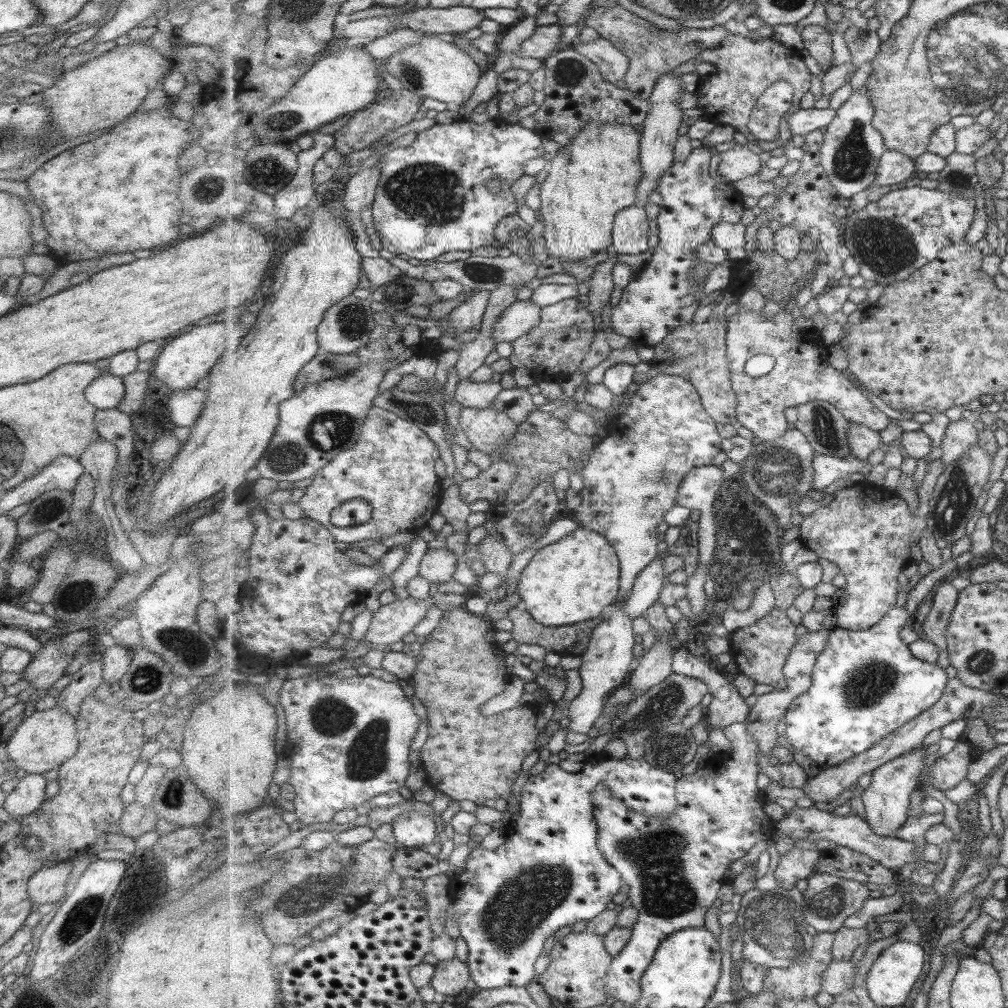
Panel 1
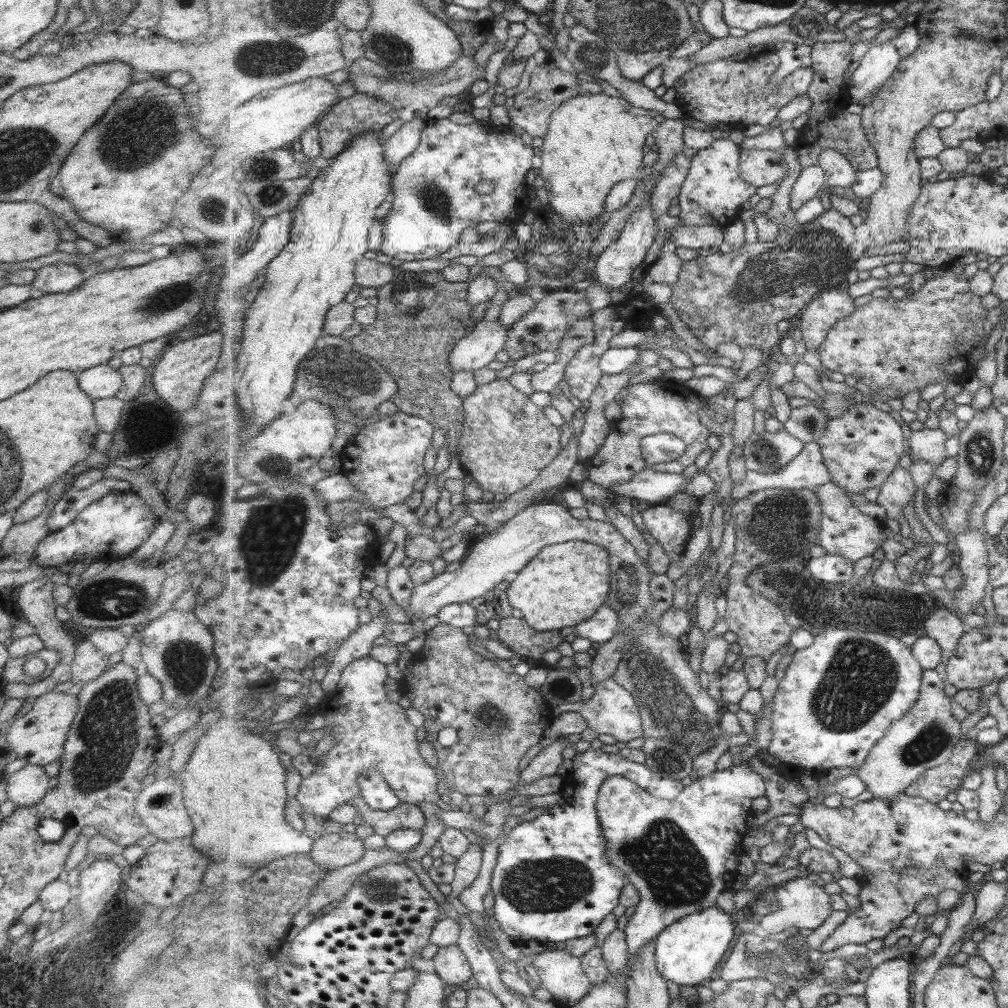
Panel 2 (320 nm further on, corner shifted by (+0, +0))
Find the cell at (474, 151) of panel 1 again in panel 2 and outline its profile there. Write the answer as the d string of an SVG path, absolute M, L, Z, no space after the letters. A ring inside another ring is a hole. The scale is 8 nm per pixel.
M449 118L429 121L417 151L407 157L394 173L392 190L396 199L392 202L391 210L382 220L384 243L380 253L405 262L437 258L449 248L459 244L467 228L473 228L487 221L509 224L511 216L513 222L522 221L532 201L529 198L529 181L534 173L533 156L535 150L532 146L527 146L521 136L511 132L509 125L485 130L476 122L459 126ZM486 180L494 182L491 194L481 194L476 189L478 184Z

